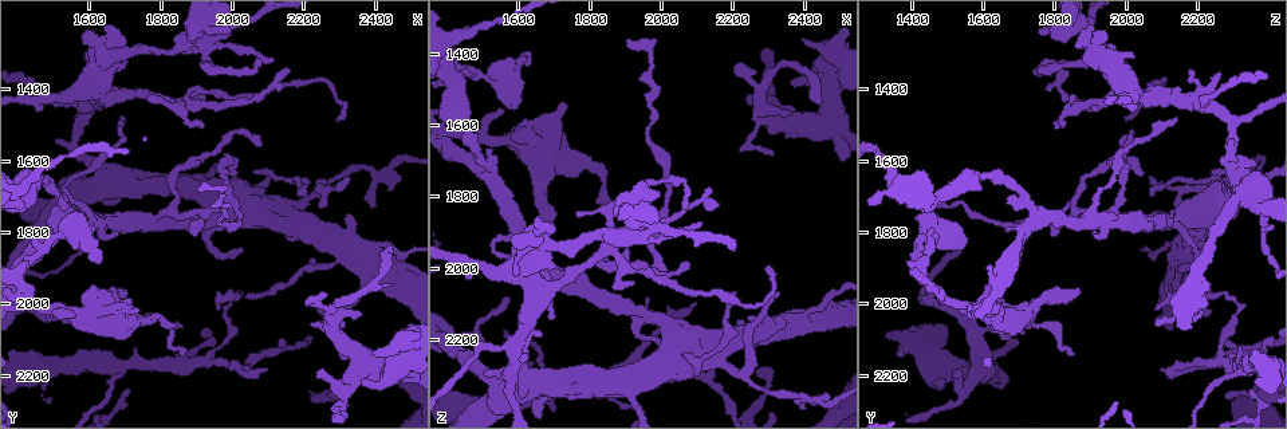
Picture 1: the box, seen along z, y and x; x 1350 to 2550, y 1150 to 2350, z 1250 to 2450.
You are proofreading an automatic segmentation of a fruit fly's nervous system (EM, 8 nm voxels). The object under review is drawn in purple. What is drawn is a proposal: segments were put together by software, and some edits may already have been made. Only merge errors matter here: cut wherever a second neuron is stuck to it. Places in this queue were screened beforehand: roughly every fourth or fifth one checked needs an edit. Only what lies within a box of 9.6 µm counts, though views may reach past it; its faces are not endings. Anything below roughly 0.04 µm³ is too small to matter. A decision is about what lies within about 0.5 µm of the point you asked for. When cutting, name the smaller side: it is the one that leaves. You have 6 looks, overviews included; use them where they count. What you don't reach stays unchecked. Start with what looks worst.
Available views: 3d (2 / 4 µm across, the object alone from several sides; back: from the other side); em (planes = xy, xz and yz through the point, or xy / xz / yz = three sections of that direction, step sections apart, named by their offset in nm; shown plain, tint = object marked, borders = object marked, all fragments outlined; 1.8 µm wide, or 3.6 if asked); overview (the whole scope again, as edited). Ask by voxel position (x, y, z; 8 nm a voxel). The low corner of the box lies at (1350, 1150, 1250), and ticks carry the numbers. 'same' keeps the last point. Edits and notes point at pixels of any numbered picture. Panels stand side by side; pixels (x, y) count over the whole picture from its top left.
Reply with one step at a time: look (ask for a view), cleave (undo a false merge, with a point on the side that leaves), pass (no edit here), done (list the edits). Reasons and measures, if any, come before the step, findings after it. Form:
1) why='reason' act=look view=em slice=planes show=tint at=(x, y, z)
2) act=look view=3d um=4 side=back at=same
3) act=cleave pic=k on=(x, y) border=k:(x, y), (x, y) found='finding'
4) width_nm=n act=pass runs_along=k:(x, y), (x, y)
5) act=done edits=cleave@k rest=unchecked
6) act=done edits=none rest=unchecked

why='sudden change in width' act=look view=3d um=4 at=(1640, 1620, 2320)

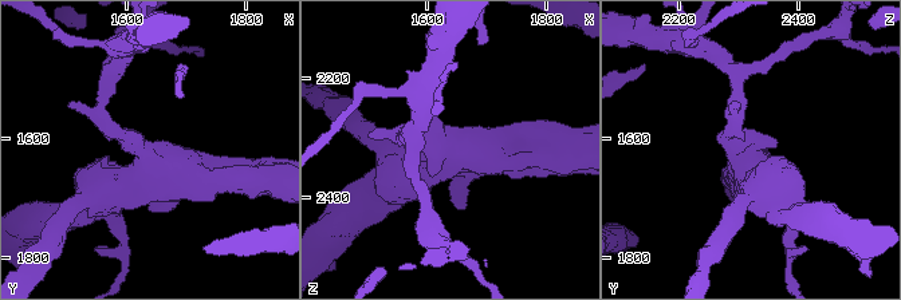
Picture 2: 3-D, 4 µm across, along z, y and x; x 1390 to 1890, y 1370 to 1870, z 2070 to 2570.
why='shape alone is not enough' act=look view=em slice=xy step=8 show=tint at=(1635, 1630, 2315)

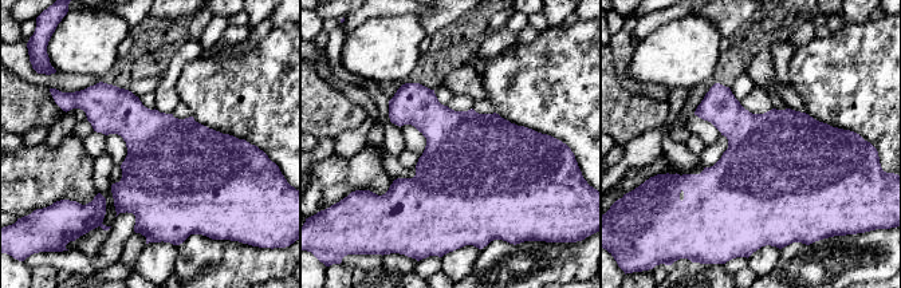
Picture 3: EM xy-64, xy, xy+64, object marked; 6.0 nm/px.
why='cut it another way' act=look view=em slice=planes show=tint at=same

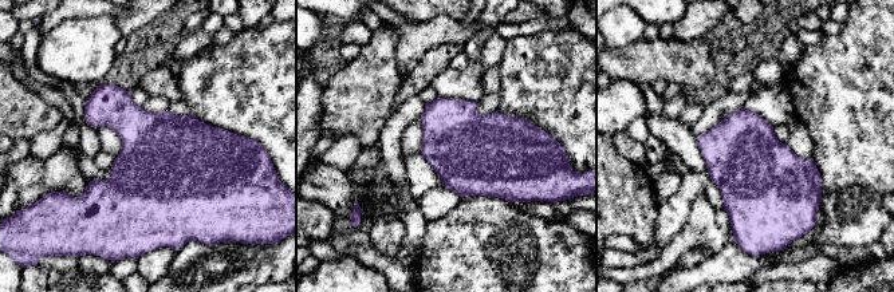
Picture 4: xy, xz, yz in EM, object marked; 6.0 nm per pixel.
act=pass found='one neuron here'

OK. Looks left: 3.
why='branch point' act=look view=3d um=2 at=(2240, 1690, 2300)

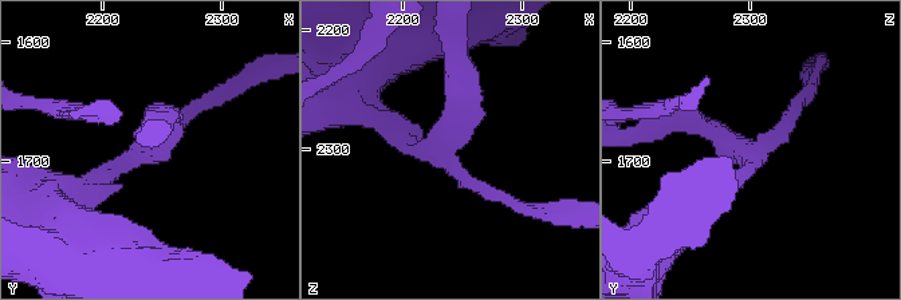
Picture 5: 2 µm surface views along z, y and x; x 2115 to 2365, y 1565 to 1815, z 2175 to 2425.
act=look view=em slice=planes show=tint at=(2230, 1690, 2304)

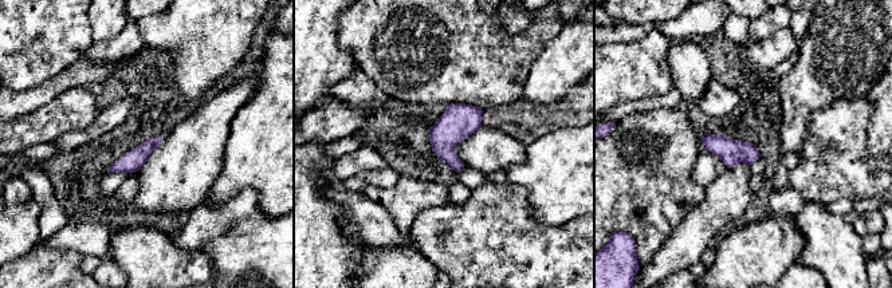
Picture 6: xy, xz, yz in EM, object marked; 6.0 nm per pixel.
act=pass found='continuous, no second neuron'

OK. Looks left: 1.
act=done edits=none rest=unchecked

